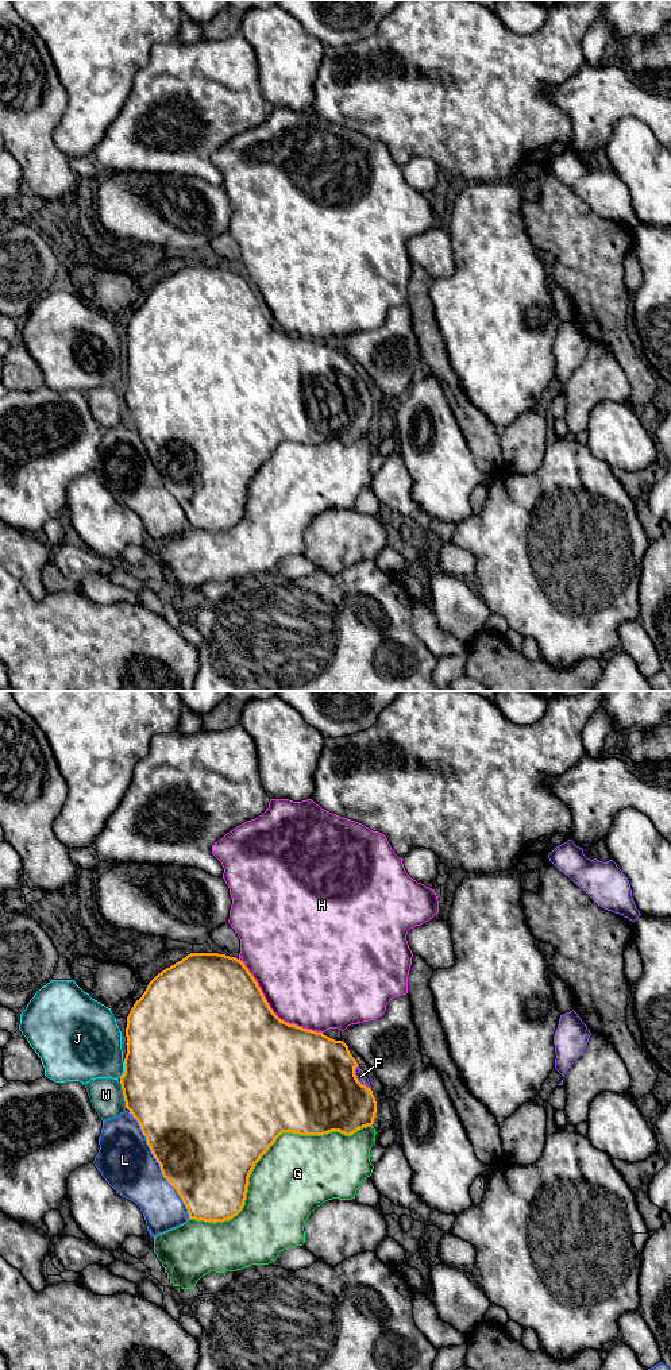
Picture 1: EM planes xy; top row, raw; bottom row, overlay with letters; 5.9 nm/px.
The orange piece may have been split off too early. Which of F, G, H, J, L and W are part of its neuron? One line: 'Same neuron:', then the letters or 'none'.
Same neuron: F

